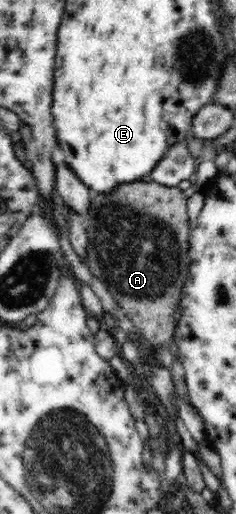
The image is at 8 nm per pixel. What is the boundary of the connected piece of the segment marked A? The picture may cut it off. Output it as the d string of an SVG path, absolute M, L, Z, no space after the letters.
M150 181L128 182L108 194L98 193L90 202L86 228L89 246L86 247L87 265L94 276L106 286L116 304L132 321L141 338L152 350L169 345L174 337L174 310L179 304L181 290L189 278L190 218L186 209L186 196L179 187L168 188Z

